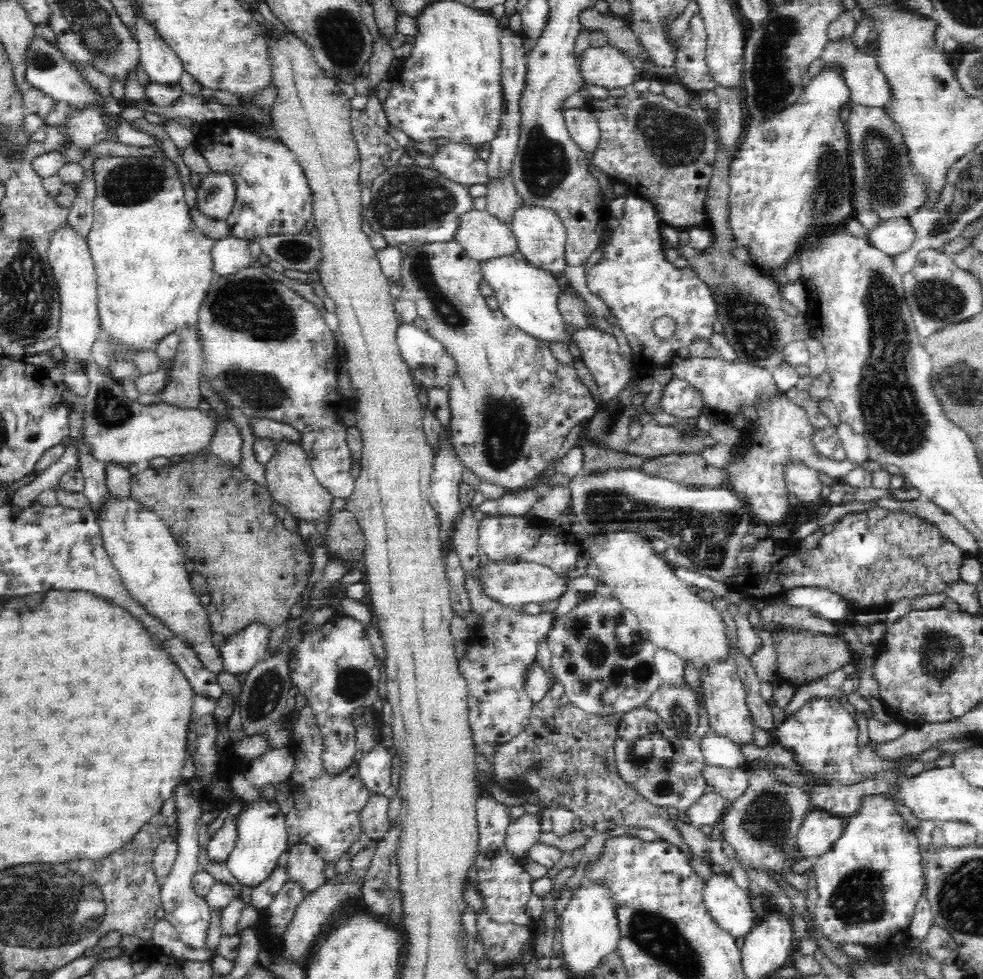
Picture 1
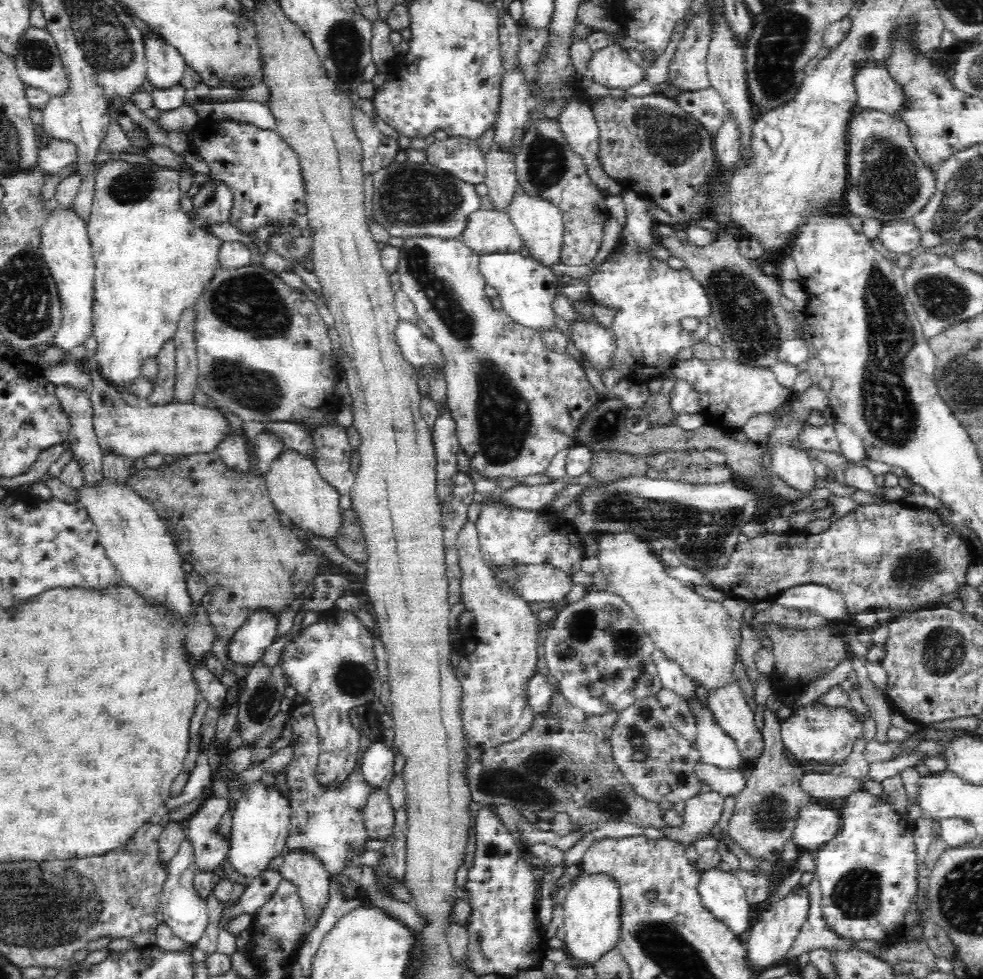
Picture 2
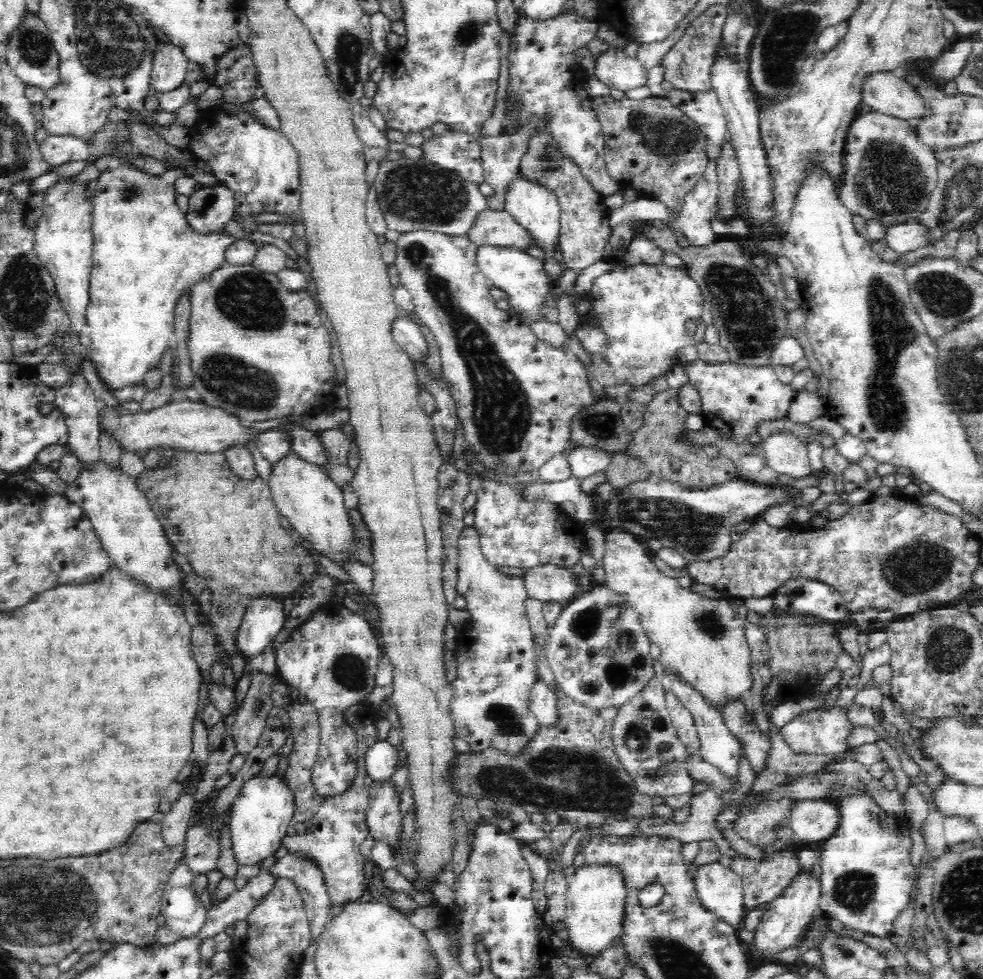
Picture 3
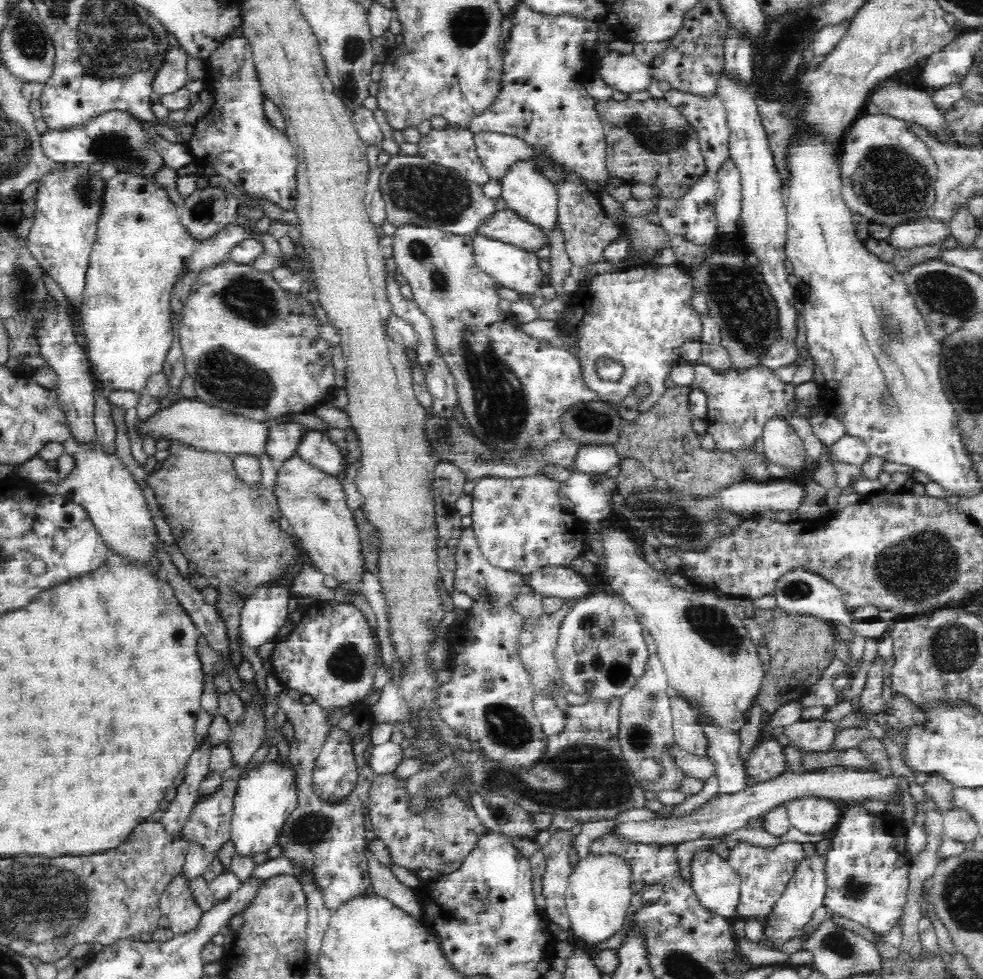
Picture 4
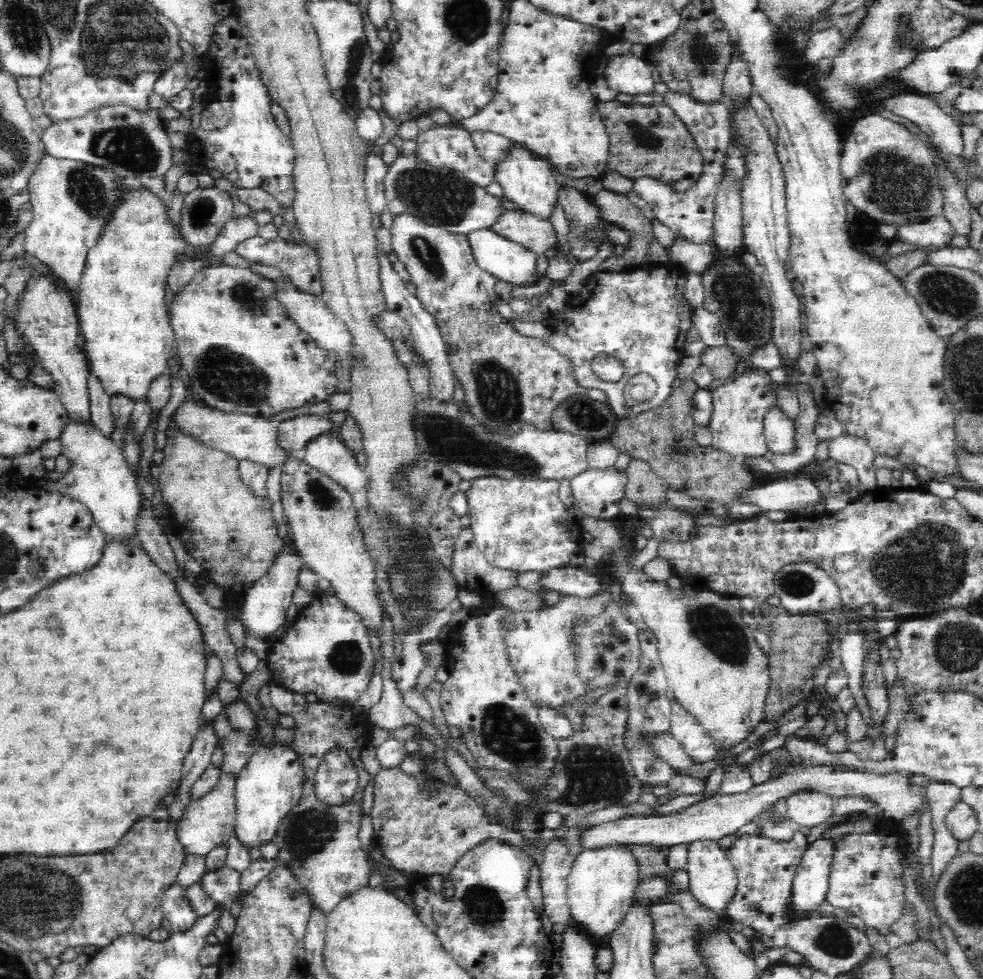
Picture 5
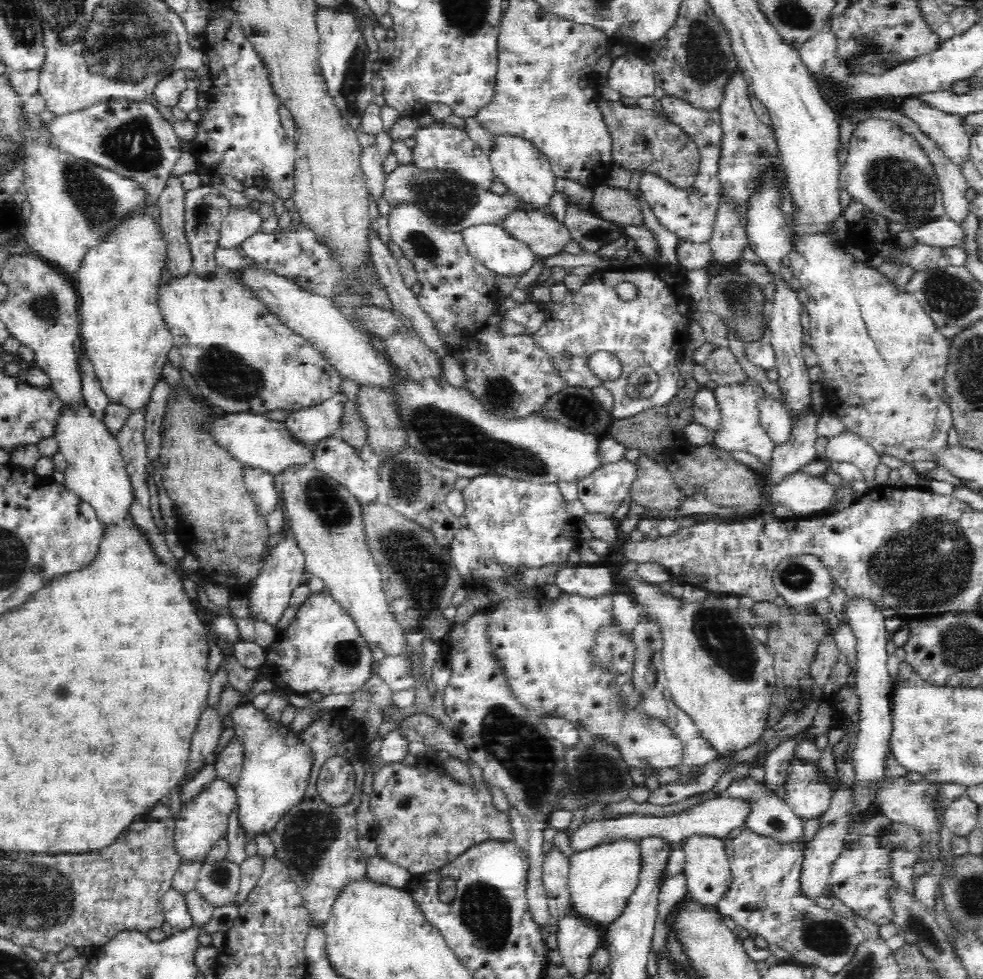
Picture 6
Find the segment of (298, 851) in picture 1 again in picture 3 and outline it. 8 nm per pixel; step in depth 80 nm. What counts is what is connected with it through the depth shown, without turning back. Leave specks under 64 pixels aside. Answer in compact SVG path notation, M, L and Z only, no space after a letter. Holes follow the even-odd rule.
M287 854L278 858L276 864L272 864L267 870L261 869L275 878L286 877L295 881L310 923L312 942L316 942L331 919L328 893L318 867L311 860Z

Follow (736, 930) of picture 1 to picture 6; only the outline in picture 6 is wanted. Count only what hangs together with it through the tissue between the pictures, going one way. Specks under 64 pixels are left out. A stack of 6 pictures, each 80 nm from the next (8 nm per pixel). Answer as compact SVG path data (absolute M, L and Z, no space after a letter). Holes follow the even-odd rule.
M692 833L681 842L681 849L685 852L684 870L681 872L686 879L688 894L696 902L716 907L717 900L724 894L731 879L729 874L729 860L725 851L723 839L706 835L706 833Z

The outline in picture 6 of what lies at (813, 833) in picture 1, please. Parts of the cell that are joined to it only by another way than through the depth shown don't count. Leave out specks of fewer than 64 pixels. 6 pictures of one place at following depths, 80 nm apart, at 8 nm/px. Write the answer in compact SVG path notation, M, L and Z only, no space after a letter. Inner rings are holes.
M796 753L786 766L783 784L785 799L798 817L804 820L820 818L829 808L834 793L818 764L812 759L800 759Z

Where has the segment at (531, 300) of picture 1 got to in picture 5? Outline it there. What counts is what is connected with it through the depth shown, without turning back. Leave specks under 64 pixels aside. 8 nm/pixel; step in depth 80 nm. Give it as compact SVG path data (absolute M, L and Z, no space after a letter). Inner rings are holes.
M479 228L466 235L471 253L478 263L478 266L490 274L494 275L497 280L511 283L513 286L532 286L537 283L536 277L536 260L538 255L521 244L498 234L491 228Z

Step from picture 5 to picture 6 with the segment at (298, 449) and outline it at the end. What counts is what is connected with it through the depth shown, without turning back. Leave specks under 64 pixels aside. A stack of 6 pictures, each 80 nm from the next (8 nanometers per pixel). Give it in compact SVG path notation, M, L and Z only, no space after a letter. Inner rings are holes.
M338 393L320 404L292 411L285 419L286 427L298 437L298 441L317 445L340 432L346 401L347 398Z

